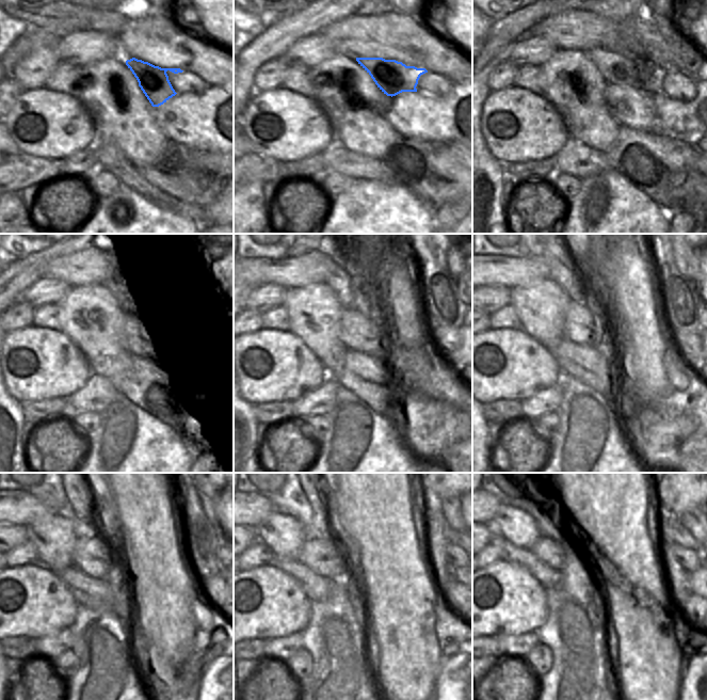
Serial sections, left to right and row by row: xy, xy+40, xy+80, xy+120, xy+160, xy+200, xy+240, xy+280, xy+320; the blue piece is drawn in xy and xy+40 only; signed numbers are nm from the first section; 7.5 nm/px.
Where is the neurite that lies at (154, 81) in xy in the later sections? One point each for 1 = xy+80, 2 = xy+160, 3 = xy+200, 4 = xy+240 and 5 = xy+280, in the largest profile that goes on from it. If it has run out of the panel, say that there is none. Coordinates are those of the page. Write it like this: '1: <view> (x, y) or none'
1: xy+80 (617, 68)
2: xy+160 (351, 297)
3: xy+200 (562, 270)
4: xy+240 (79, 495)
5: xy+280 (314, 494)

